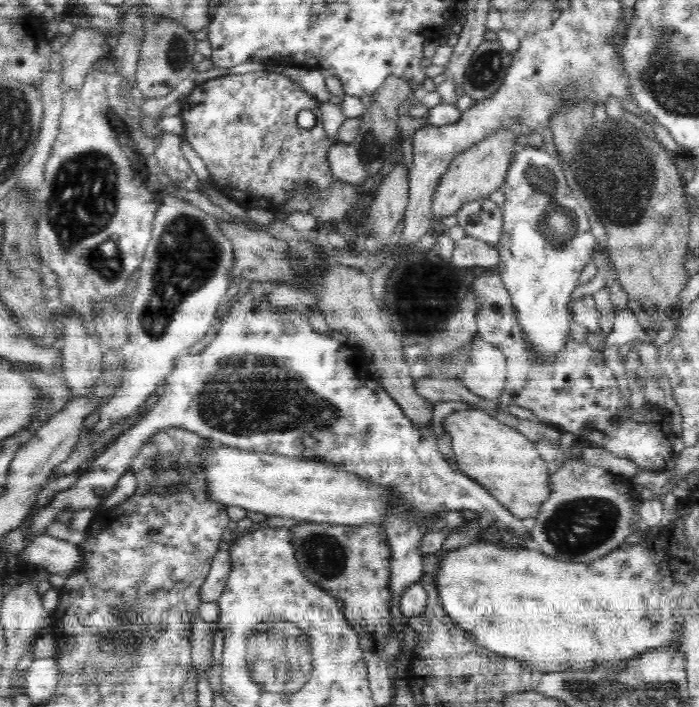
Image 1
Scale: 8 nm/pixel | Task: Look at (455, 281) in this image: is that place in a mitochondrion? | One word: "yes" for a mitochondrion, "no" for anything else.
yes

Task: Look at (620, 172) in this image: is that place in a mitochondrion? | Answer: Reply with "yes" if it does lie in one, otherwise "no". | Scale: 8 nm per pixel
yes

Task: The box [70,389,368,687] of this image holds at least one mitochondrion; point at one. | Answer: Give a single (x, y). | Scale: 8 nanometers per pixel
(171, 478)

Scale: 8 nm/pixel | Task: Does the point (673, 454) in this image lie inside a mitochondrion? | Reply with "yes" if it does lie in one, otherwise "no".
no

